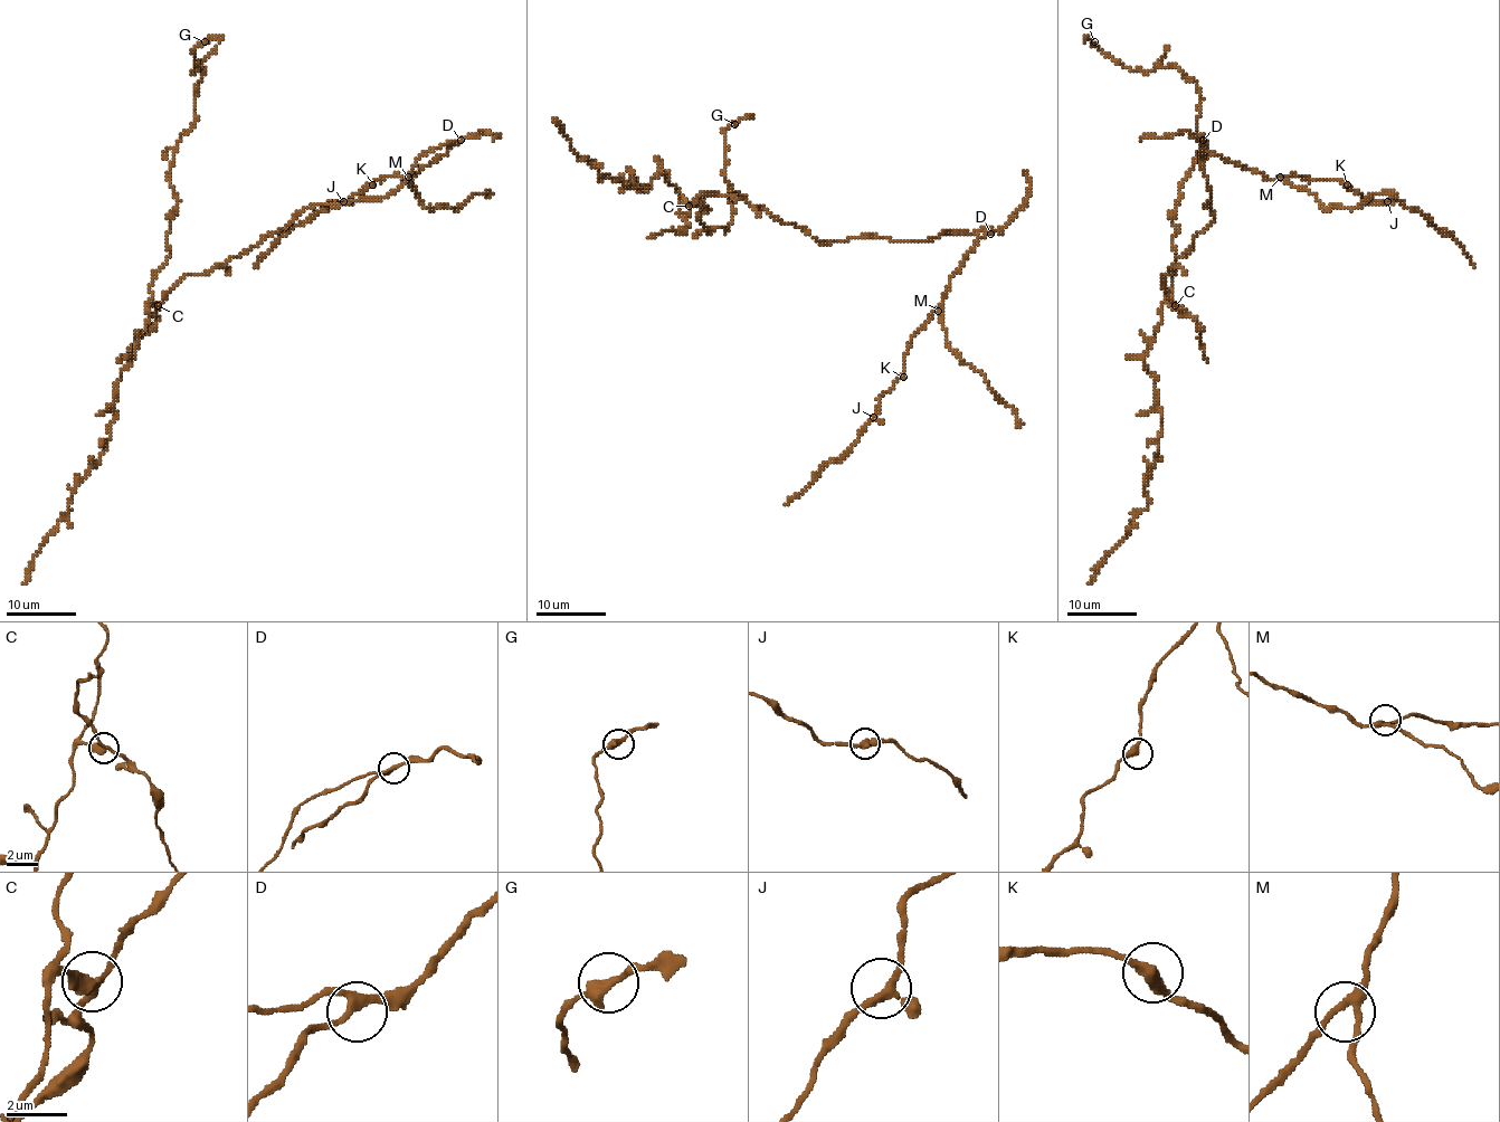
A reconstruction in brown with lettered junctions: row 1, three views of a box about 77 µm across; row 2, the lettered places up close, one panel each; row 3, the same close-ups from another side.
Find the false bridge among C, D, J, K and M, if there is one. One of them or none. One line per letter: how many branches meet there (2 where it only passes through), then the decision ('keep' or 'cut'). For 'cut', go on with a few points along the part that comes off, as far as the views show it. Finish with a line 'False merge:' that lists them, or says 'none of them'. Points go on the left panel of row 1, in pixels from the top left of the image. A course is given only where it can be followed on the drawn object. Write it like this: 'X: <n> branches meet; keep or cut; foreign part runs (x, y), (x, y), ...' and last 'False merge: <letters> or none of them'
C: 3 branches meet; cut; foreign part runs (159, 305), (150, 284), (178, 205), (168, 173), (205, 74), (193, 49), (221, 35)
D: 3 branches meet; keep
J: 3 branches meet; keep
K: 2 branches meet; keep
M: 3 branches meet; keep
False merge: C

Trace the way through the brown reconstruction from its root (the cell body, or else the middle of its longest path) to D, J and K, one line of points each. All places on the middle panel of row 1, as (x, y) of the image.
D: (817, 240), (826, 246), (870, 235), (893, 240), (931, 240), (942, 234), (975, 234), (983, 229), (990, 234)
J: (817, 240), (989, 231), (912, 339), (903, 373), (879, 398), (873, 417)
K: (817, 240), (989, 231), (912, 339), (903, 377)

